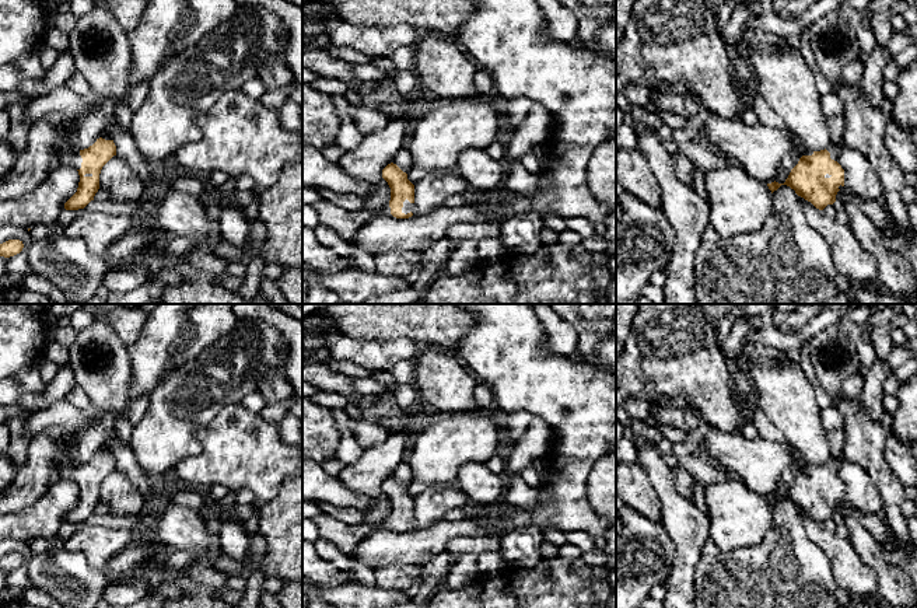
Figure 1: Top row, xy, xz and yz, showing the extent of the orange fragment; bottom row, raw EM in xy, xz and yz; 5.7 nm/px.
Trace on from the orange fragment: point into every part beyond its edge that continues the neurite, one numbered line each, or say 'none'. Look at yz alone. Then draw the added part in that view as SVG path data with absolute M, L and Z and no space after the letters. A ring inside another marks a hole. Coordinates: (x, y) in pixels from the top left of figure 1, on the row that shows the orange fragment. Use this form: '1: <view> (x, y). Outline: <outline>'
1: yz (836, 125). Outline: M844 115L827 118L827 127L830 133L830 141L826 150L830 153L830 158L839 163L839 154L844 147L843 146L844 127L846 127Z

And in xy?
1: xy (74, 160). Outline: M64 151L59 157L59 164L69 165L69 167L73 167L76 170L81 168L81 163L83 163L83 158L80 156L80 151L76 151L76 153Z

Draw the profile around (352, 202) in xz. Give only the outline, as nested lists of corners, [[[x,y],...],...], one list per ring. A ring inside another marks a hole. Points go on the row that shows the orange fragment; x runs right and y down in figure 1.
[[[319,189],[319,193],[323,196],[323,199],[344,210],[358,212],[365,209],[365,199],[363,196],[358,196],[357,193],[337,193],[329,189]]]

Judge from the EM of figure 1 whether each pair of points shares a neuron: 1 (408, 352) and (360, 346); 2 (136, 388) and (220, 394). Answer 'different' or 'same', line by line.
1: same
2: different

